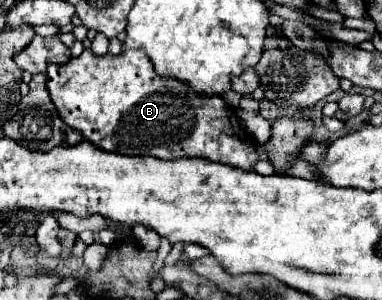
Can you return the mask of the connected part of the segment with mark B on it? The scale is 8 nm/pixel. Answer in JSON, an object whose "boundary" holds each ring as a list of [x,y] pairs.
{"boundary":[[[84,50],[78,58],[64,62],[64,66],[48,66],[46,74],[46,88],[60,118],[102,150],[128,156],[156,156],[162,160],[206,158],[242,170],[252,170],[252,166],[260,160],[256,142],[242,130],[234,108],[228,106],[222,96],[196,94],[186,82],[180,82],[178,78],[158,76],[142,50],[124,50],[118,56],[96,56],[92,50]]]}

